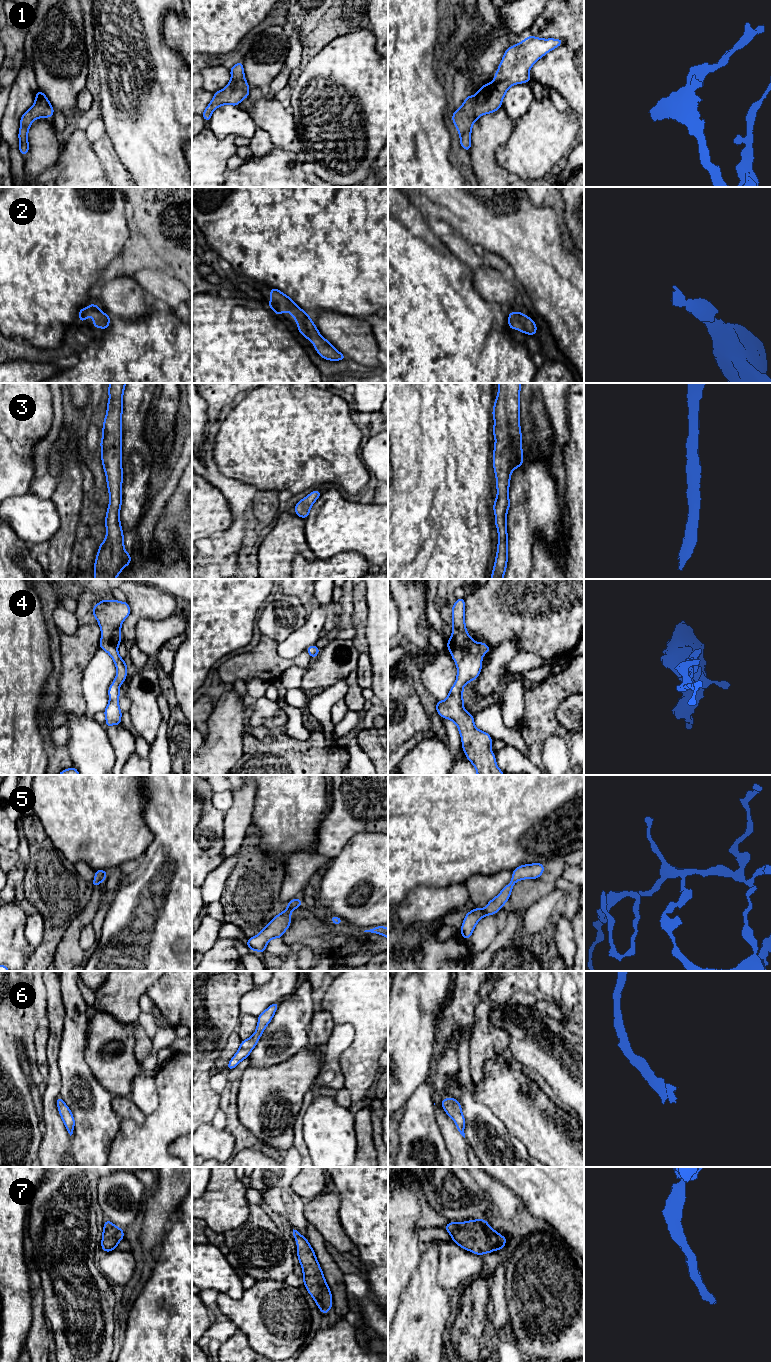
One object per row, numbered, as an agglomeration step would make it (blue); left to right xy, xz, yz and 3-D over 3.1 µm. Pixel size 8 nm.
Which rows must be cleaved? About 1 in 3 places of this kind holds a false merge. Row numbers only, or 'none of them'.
none of them

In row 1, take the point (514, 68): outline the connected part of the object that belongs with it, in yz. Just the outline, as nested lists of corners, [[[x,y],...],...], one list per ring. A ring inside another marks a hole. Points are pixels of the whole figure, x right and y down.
[[[531,35],[505,51],[494,80],[484,84],[475,96],[468,95],[462,106],[452,114],[452,121],[457,128],[460,144],[464,150],[471,149],[471,131],[475,121],[482,115],[493,113],[502,107],[503,98],[512,85],[530,82],[529,71],[534,63],[563,42],[563,39],[542,39]]]

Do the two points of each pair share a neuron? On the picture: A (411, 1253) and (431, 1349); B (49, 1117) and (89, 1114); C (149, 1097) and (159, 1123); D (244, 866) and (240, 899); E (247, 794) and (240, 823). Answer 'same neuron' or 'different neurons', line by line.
A: different neurons
B: different neurons
C: different neurons
D: same neuron
E: same neuron

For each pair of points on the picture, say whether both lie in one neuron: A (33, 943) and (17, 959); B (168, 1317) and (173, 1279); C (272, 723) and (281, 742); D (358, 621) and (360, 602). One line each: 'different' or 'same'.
A: same
B: same
C: same
D: same

